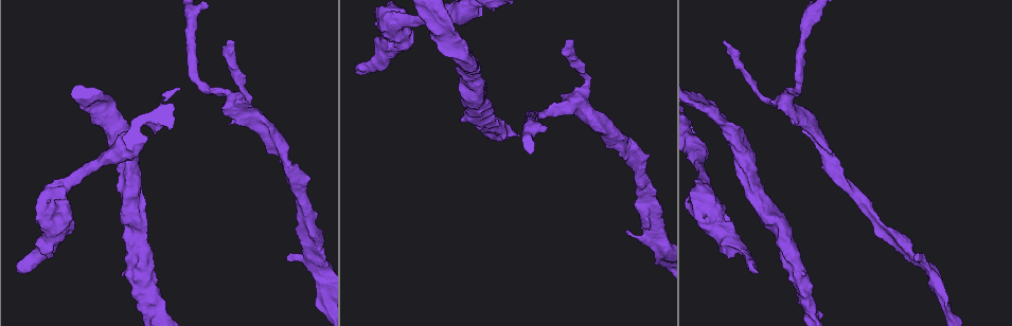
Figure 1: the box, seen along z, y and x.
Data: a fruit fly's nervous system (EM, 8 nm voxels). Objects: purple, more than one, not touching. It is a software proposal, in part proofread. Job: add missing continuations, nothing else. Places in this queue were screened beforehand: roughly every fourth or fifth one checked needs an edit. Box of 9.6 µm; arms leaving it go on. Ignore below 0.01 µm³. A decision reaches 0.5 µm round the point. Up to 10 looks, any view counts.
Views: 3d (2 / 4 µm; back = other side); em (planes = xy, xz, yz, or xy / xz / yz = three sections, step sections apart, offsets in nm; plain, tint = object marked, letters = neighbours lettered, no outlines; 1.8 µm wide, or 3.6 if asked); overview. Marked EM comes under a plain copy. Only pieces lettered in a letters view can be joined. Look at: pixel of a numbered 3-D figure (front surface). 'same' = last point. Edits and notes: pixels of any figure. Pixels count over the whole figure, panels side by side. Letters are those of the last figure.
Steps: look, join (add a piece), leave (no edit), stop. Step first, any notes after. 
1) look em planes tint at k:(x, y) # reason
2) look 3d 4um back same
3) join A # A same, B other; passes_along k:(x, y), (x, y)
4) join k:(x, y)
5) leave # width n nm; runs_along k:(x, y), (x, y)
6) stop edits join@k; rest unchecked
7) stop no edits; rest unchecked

look 3d 4um at 1:(657, 261) # thick end

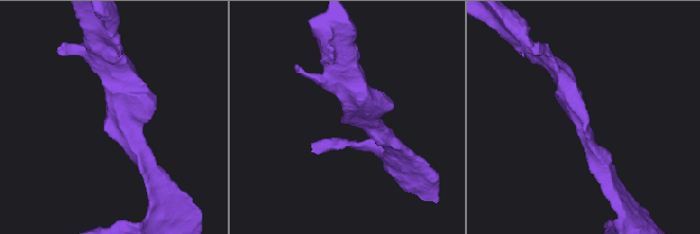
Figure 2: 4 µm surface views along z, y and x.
look em xz step 4 letters at 2:(105, 131)

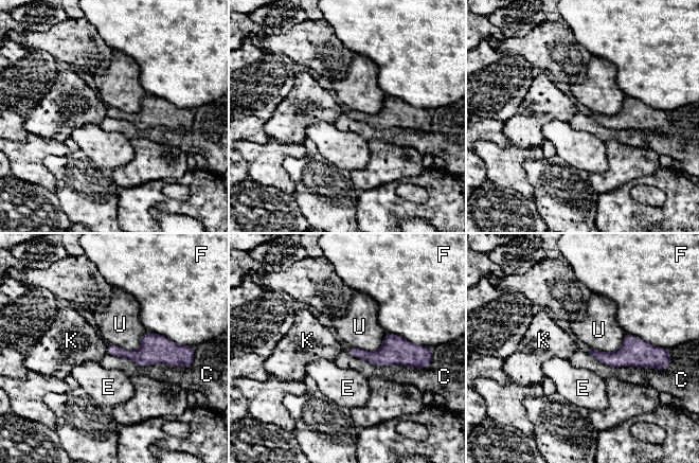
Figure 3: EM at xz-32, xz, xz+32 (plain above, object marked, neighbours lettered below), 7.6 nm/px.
leave # C other, E other, F other, K other, U other; none of them fits

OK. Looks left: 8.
look 3d 2um at 1:(299, 236) # free end

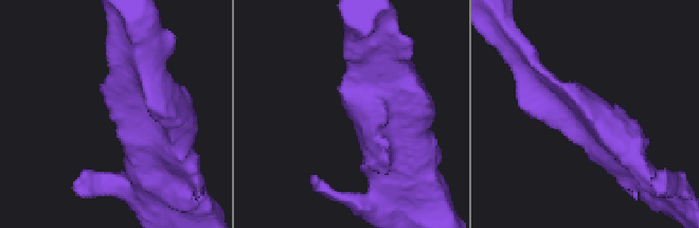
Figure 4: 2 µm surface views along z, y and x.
look em xy step 8 letters at 4:(348, 114)

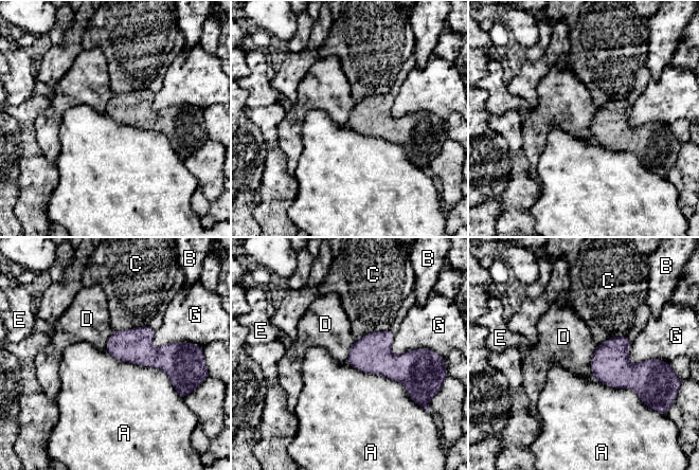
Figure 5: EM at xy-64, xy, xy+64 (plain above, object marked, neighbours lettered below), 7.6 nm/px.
look em planes letters same

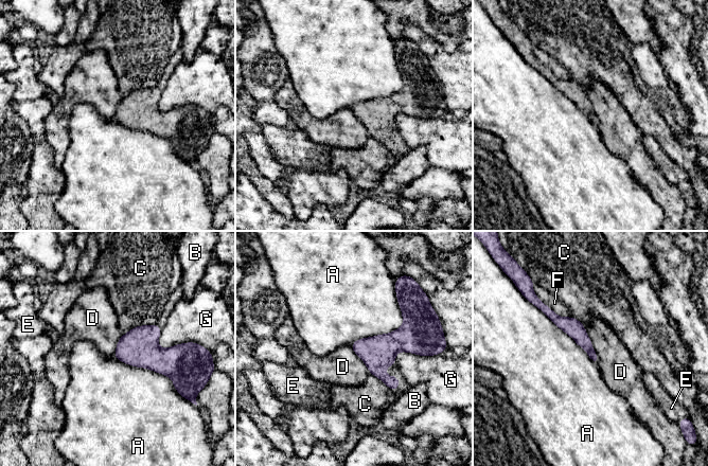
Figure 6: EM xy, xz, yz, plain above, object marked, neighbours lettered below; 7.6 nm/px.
leave # A other, B other, C other, D other, E other, F other, G other; border 6:(582, 324), (591, 343), (596, 360); no lettered piece goes on from it

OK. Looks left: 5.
look 3d 2um at 1:(269, 152) # free end

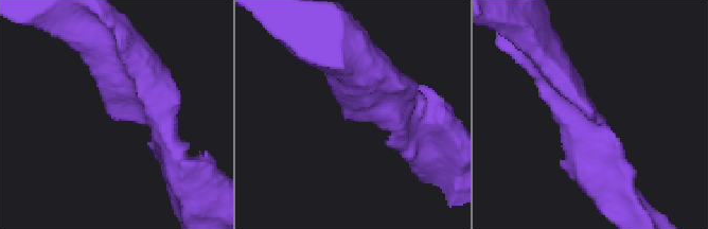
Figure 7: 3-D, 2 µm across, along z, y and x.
look em xz step 4 letters at 7:(349, 118)

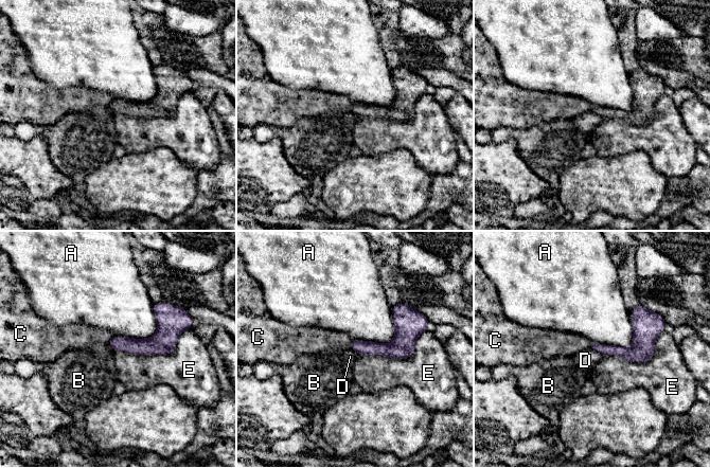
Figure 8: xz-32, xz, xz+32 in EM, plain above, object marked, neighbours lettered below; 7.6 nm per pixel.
leave # A other, B other, C other, D other, E other; runs_along 8:(178, 330), (158, 344), (112, 344); no lettered piece goes on from it

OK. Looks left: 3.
look 3d 2um back at 1:(115, 102) # an open end

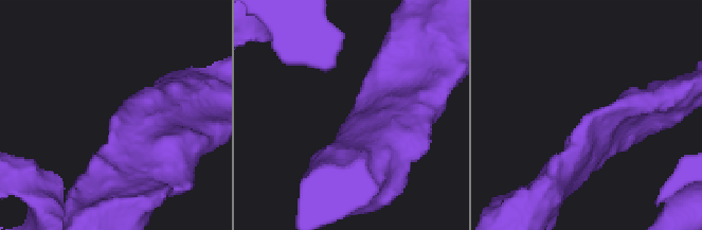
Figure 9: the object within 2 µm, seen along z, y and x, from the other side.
look em xz step 4 tint at 9:(591, 112)

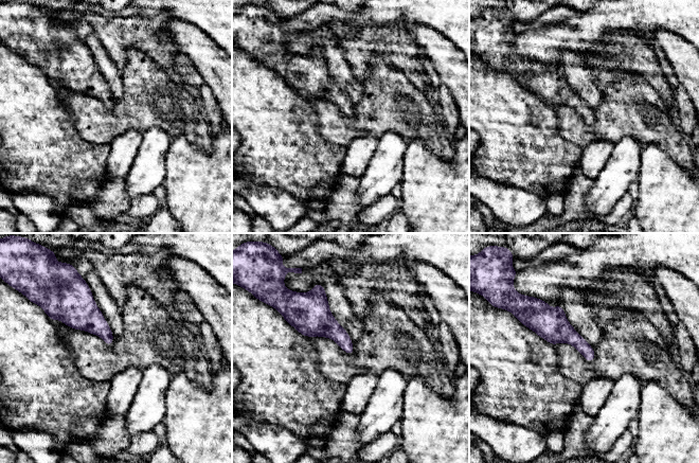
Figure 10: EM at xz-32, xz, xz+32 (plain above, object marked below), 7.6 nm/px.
look em planes letters same

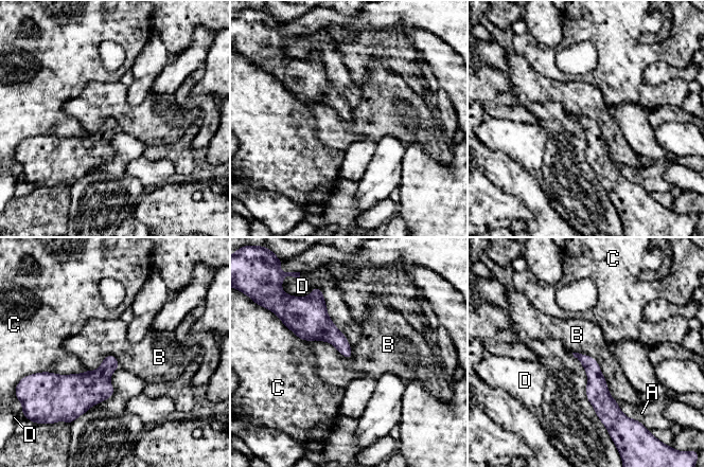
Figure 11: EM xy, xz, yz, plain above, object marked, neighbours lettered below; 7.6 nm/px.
leave # longest_contact B 500 nm; A other, B other, C other, D other; no lettered piece goes on from it

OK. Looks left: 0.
stop no edits; rest unchecked

